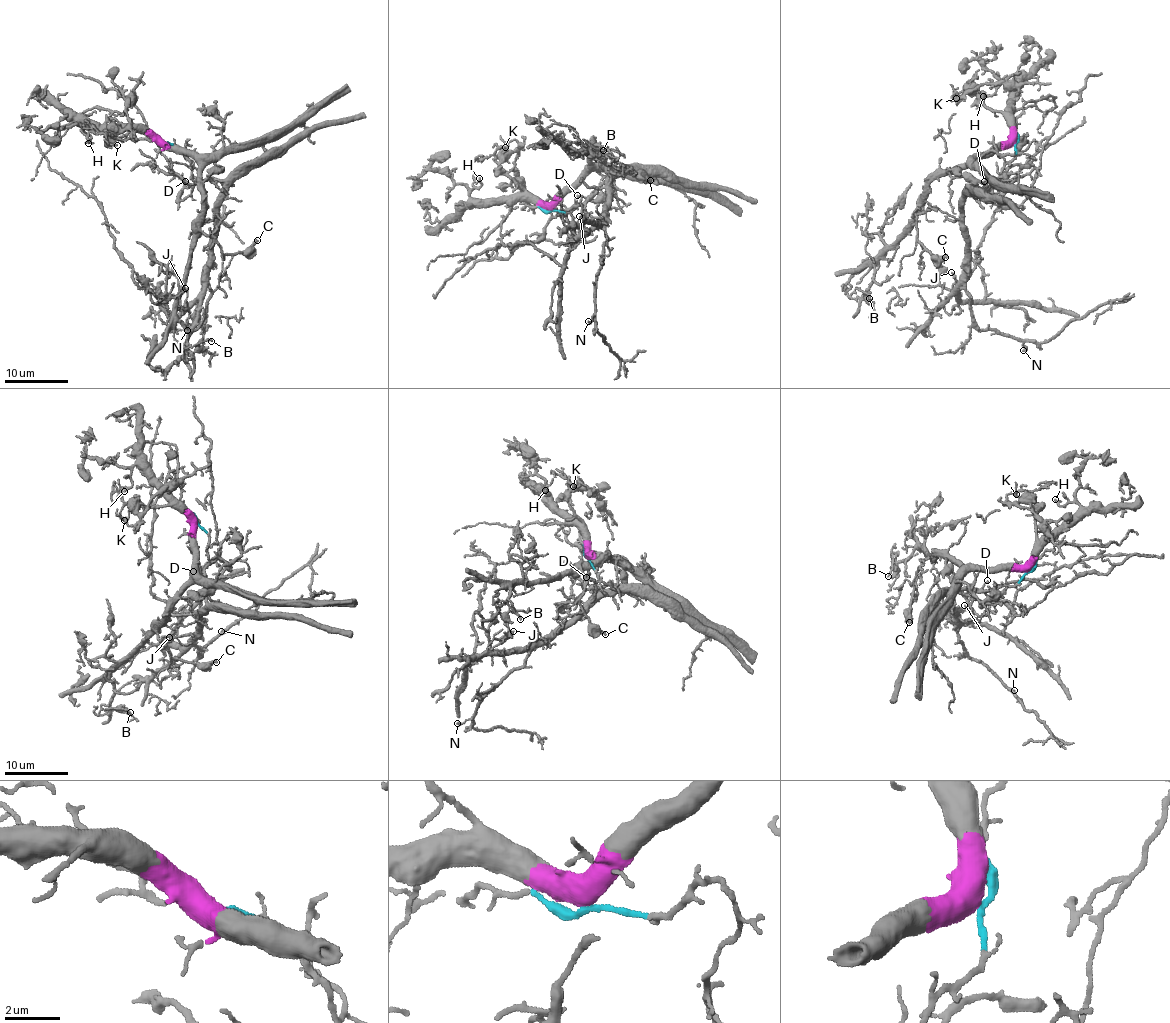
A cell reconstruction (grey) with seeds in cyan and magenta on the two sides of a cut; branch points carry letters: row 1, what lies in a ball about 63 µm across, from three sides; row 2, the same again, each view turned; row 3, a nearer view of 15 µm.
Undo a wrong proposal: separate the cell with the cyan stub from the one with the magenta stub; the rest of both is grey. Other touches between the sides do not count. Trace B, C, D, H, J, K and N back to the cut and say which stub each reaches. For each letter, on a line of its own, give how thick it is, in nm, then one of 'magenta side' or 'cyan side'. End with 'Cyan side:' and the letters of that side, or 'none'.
B: calibre 130 nm; magenta side
C: calibre 200 nm; magenta side
D: calibre 110 nm; cyan side
H: calibre 180 nm; magenta side
J: calibre 160 nm; cyan side
K: calibre 140 nm; magenta side
N: calibre 160 nm; cyan side
Cyan side: D, J, N

